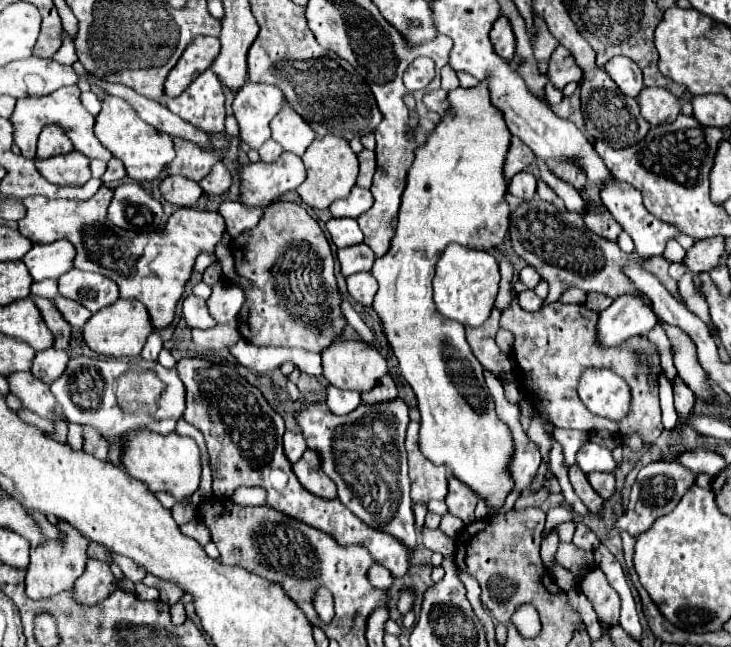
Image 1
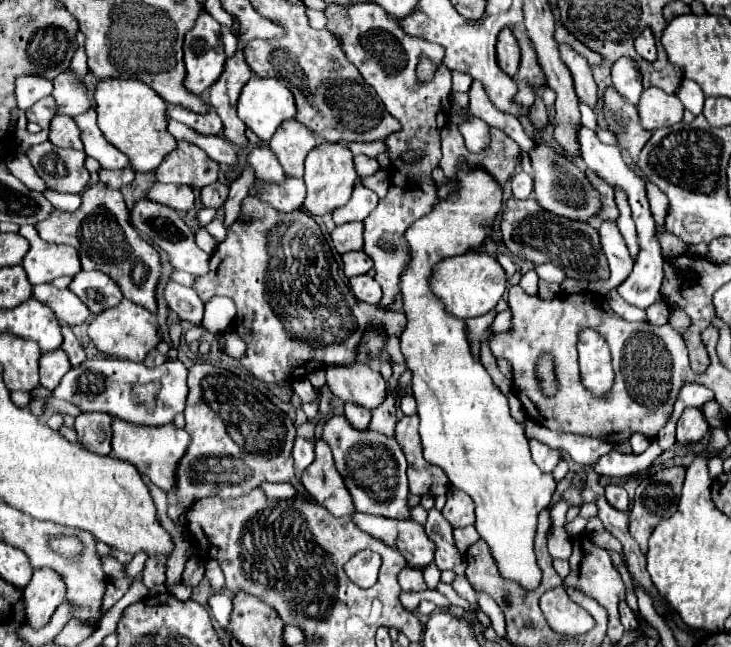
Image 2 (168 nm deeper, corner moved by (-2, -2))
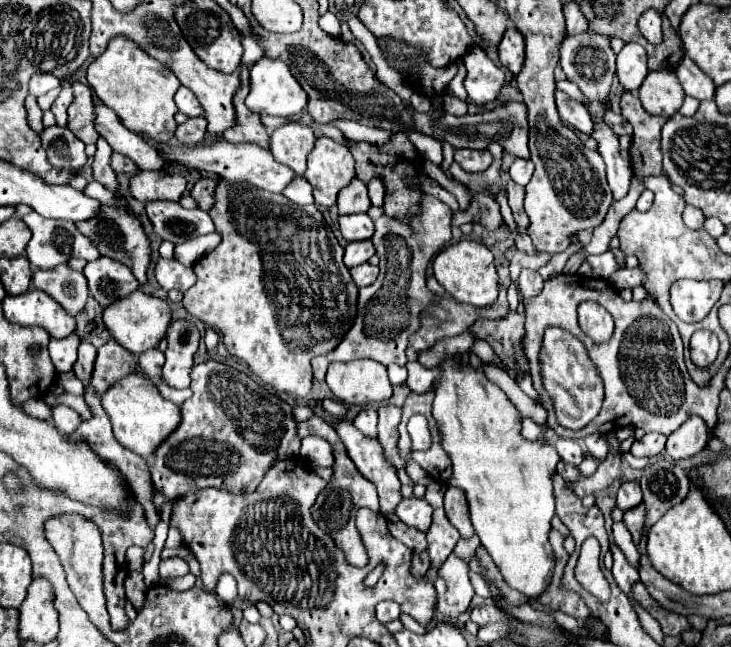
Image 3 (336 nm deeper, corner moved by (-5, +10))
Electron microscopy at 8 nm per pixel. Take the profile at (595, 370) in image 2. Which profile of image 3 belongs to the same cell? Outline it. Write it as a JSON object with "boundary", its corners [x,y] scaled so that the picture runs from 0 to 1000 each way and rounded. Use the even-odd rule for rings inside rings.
{"boundary":[[[798,467],[792,473],[792,504],[814,532],[825,532],[839,519],[839,491],[817,467]]]}

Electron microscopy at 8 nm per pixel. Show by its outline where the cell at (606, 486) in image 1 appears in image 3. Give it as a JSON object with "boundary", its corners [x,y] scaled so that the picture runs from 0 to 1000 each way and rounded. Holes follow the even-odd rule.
{"boundary":[[[852,745],[847,760],[844,760],[844,782],[850,788],[860,788],[860,785],[869,785],[871,779],[877,779],[877,754],[871,745]]]}

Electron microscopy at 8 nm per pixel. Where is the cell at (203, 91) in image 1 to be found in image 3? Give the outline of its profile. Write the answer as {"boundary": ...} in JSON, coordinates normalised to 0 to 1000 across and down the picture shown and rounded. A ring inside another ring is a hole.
{"boundary":[[[248,133],[248,136],[242,139],[242,145],[239,145],[239,161],[242,161],[245,173],[256,176],[259,182],[267,182],[267,179],[275,179],[275,176],[278,176],[278,167],[275,167],[275,161],[269,158],[267,145],[264,145],[259,136],[253,136],[253,133]]]}

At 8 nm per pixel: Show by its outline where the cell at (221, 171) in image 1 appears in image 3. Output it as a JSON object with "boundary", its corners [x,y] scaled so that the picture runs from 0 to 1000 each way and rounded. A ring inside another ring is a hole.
{"boundary":[[[275,275],[264,291],[261,291],[261,303],[272,312],[272,321],[286,328],[294,315],[294,291],[297,291],[297,278],[294,275]]]}

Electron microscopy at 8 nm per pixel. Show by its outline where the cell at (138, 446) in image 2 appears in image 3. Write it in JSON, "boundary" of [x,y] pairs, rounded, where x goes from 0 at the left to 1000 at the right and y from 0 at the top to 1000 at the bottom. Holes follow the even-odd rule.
{"boundary":[[[171,581],[160,594],[155,594],[141,609],[141,634],[149,640],[155,652],[155,671],[166,689],[204,711],[215,699],[215,692],[242,665],[248,655],[248,634],[237,621],[226,618],[218,603],[198,587],[187,587],[187,581]]]}

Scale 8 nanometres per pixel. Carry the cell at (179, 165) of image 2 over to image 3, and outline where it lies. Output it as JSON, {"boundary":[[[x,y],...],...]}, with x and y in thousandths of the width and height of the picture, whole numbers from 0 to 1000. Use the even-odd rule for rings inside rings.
{"boundary":[[[269,179],[269,182],[259,182],[253,192],[242,195],[239,216],[253,226],[267,226],[280,216],[280,207],[283,207],[283,185],[278,179]]]}

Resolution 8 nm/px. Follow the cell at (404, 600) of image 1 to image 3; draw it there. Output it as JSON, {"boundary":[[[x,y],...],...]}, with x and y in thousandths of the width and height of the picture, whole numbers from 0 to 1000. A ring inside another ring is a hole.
{"boundary":[[[620,856],[601,878],[598,887],[611,903],[609,921],[603,921],[598,930],[598,940],[603,949],[625,955],[628,949],[633,949],[642,940],[642,930],[644,930],[650,915],[647,915],[647,906],[642,900],[639,881],[642,881],[639,872]]]}

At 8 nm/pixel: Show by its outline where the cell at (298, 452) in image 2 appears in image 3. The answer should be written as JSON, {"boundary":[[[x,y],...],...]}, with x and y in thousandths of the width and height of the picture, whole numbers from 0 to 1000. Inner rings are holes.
{"boundary":[[[434,674],[412,677],[412,708],[431,720],[453,720],[456,717],[450,683],[442,677],[434,677]]]}

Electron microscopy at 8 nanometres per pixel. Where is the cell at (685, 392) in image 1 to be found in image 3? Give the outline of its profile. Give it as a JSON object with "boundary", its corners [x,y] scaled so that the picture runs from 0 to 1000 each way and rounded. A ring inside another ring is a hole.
{"boundary":[[[943,643],[929,665],[923,665],[915,677],[912,677],[912,702],[921,711],[934,711],[943,708],[948,702],[953,702],[956,696],[962,696],[962,689],[970,680],[970,662],[964,655],[964,649],[959,649],[956,643]]]}

